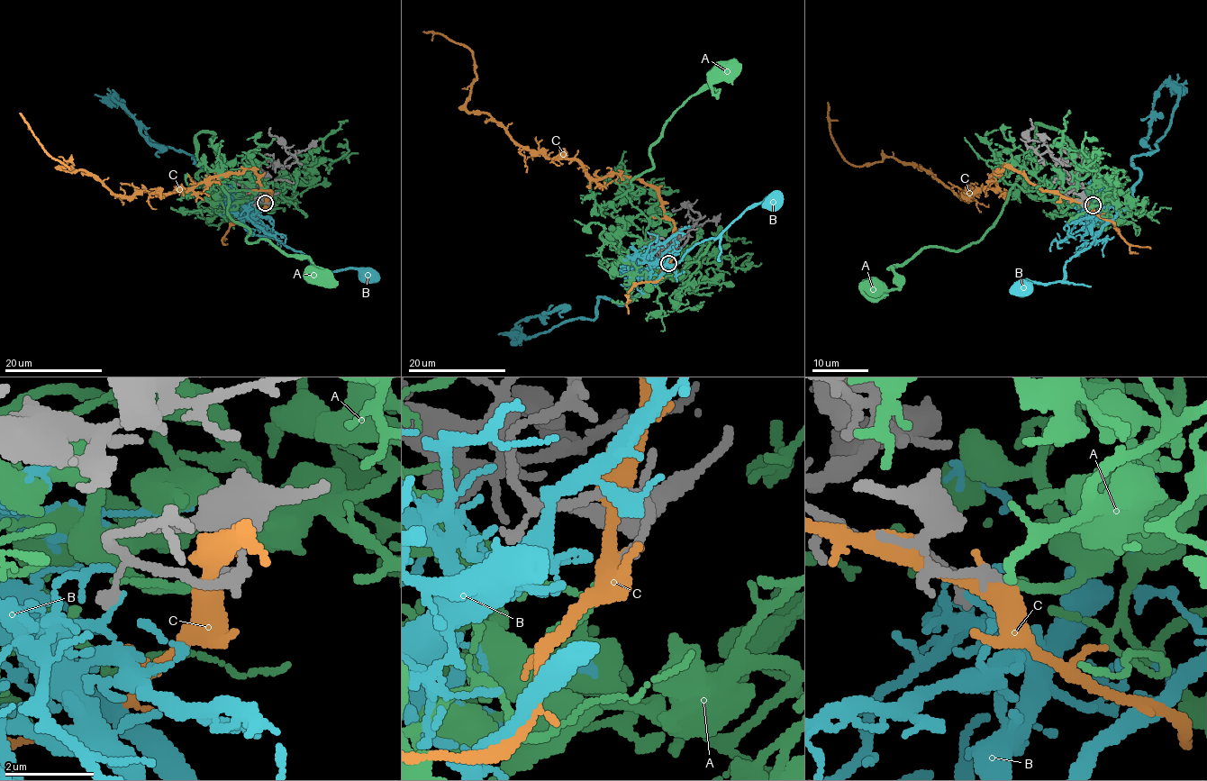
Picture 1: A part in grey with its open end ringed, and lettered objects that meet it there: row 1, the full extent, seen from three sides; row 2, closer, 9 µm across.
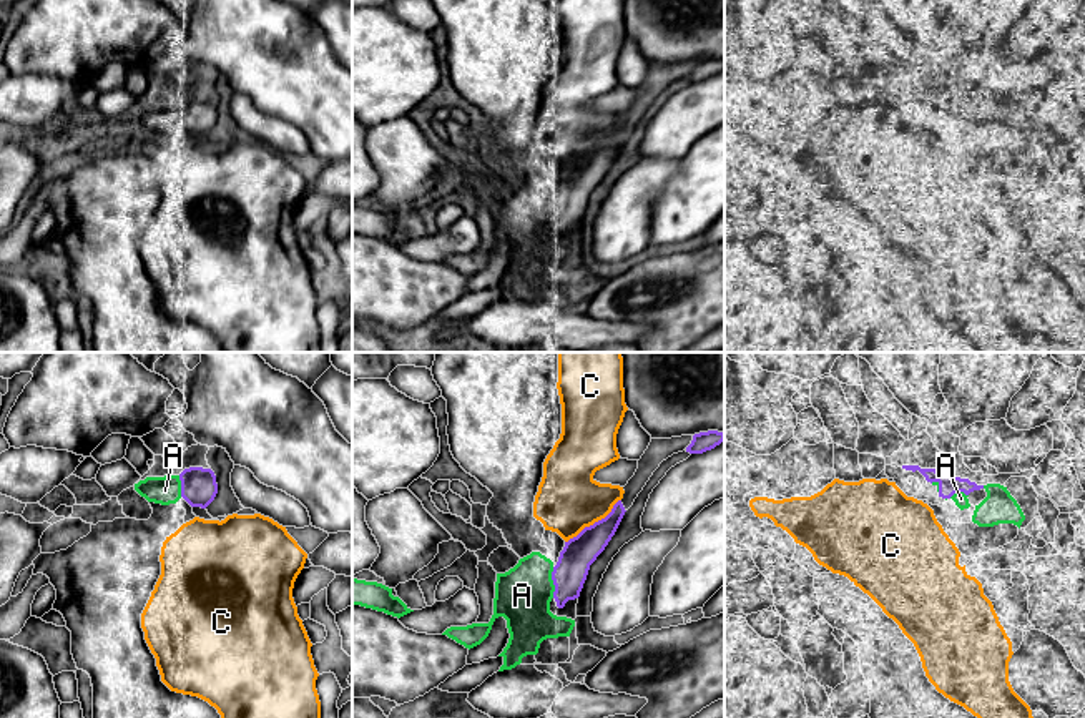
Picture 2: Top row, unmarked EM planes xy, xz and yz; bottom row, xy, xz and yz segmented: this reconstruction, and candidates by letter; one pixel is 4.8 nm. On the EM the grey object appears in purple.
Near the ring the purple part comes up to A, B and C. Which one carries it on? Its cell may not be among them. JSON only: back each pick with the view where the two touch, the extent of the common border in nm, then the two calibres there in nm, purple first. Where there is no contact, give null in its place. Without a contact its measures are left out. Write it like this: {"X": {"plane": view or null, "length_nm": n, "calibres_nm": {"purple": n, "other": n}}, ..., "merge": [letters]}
{"A": {"plane": "xz", "length_nm": 150, "calibres_nm": {"purple": 160, "other": 280}}, "merge": ["A"]}

